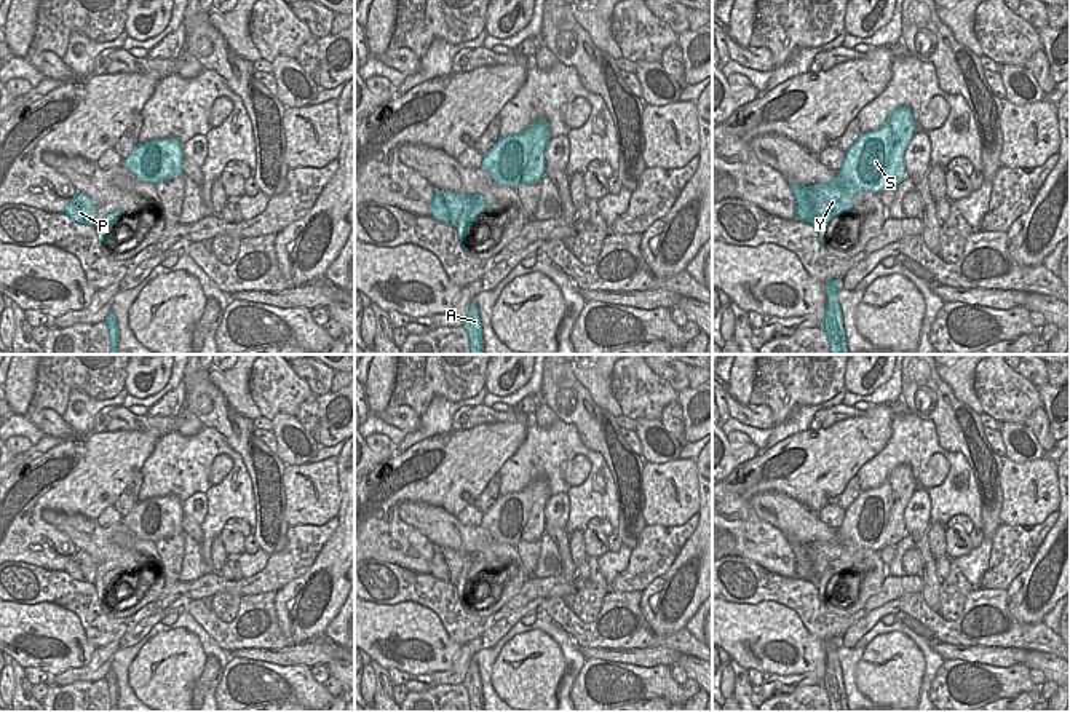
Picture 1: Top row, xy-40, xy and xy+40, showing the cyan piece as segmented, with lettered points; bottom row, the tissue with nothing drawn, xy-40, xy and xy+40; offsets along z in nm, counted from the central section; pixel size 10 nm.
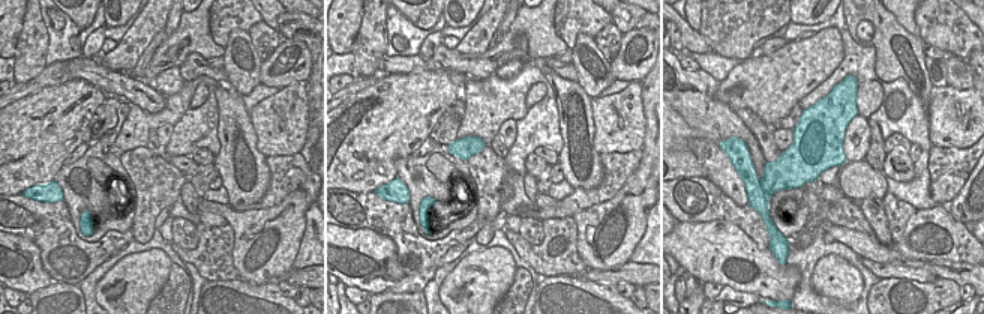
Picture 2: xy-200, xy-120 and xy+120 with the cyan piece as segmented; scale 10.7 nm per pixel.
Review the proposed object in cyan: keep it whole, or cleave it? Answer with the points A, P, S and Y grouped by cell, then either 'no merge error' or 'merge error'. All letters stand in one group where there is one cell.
A / P S Y; merge error

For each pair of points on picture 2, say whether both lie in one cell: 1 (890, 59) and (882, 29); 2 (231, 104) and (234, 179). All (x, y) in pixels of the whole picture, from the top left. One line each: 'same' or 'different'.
1: same
2: same

